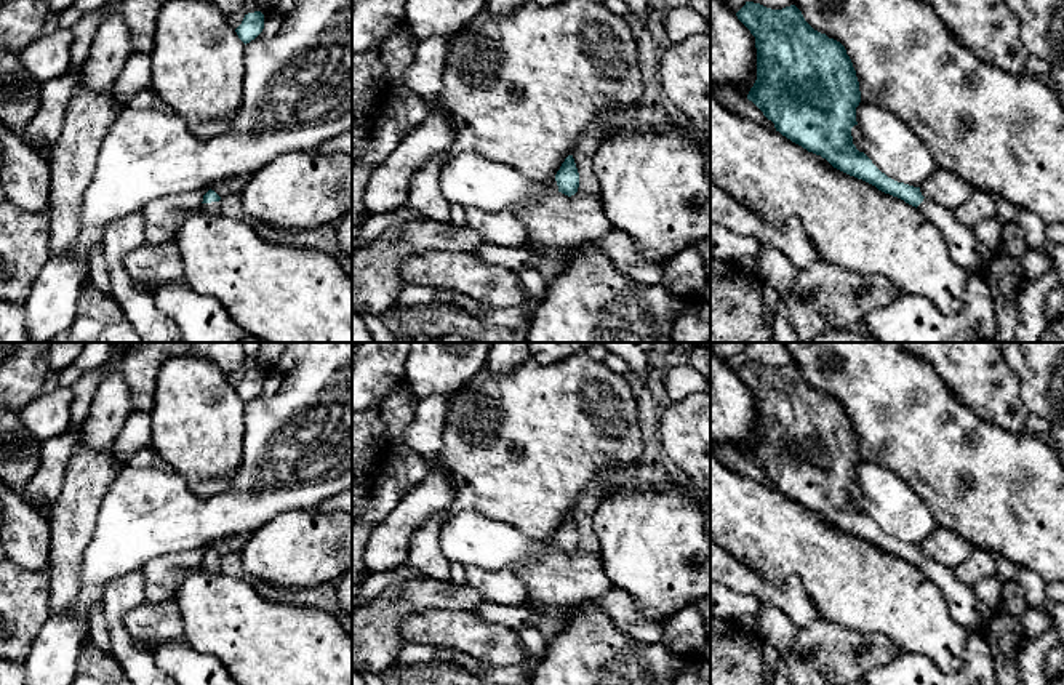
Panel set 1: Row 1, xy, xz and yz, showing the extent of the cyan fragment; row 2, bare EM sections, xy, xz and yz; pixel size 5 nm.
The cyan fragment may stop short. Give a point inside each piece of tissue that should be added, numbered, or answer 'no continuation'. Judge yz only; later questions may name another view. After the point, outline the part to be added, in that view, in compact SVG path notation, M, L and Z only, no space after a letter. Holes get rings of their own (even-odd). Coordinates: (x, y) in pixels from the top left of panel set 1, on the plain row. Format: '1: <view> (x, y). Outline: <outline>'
1: yz (964, 607). Outline: M923 557L917 568L942 591L954 619L966 631L978 632L981 611L973 587L962 583L954 570L928 557Z

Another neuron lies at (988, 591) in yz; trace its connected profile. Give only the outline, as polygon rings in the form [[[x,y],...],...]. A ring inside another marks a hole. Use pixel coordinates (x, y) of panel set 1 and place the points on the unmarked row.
[[[997,575],[986,576],[973,586],[973,591],[981,611],[978,634],[990,642],[990,621],[1000,608],[1002,579]]]

